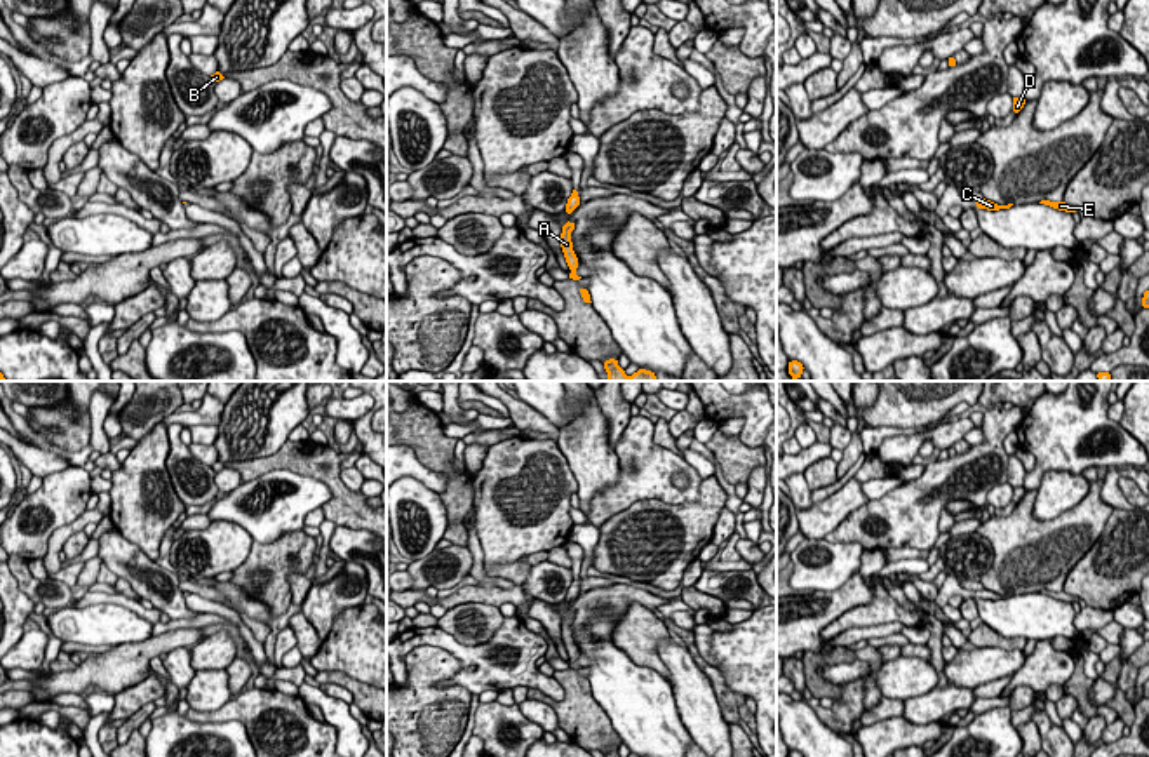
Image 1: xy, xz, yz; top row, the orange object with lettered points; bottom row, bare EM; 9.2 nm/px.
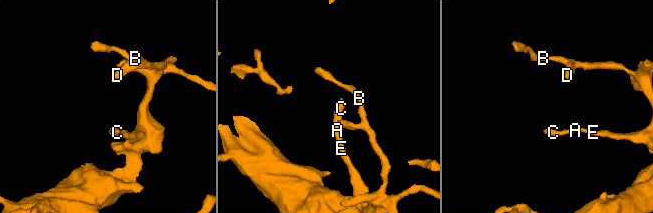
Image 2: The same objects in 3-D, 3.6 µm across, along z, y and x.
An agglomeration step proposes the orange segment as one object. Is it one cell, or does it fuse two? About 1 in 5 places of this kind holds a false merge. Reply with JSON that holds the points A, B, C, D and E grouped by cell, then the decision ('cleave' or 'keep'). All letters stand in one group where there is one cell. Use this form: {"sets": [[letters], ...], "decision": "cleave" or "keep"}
{"sets": [["A", "B", "C", "D", "E"]], "decision": "keep"}

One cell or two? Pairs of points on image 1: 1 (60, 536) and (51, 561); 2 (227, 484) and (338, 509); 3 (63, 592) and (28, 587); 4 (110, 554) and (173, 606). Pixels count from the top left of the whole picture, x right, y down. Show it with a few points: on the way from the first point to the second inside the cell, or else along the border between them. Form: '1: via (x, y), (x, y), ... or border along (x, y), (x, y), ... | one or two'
1: via (56, 542), (53, 556) | one
2: border along (232, 467), (242, 481) | two
3: via (54, 597), (40, 597), (37, 594) | one
4: via (126, 569), (148, 592), (157, 596) | one

